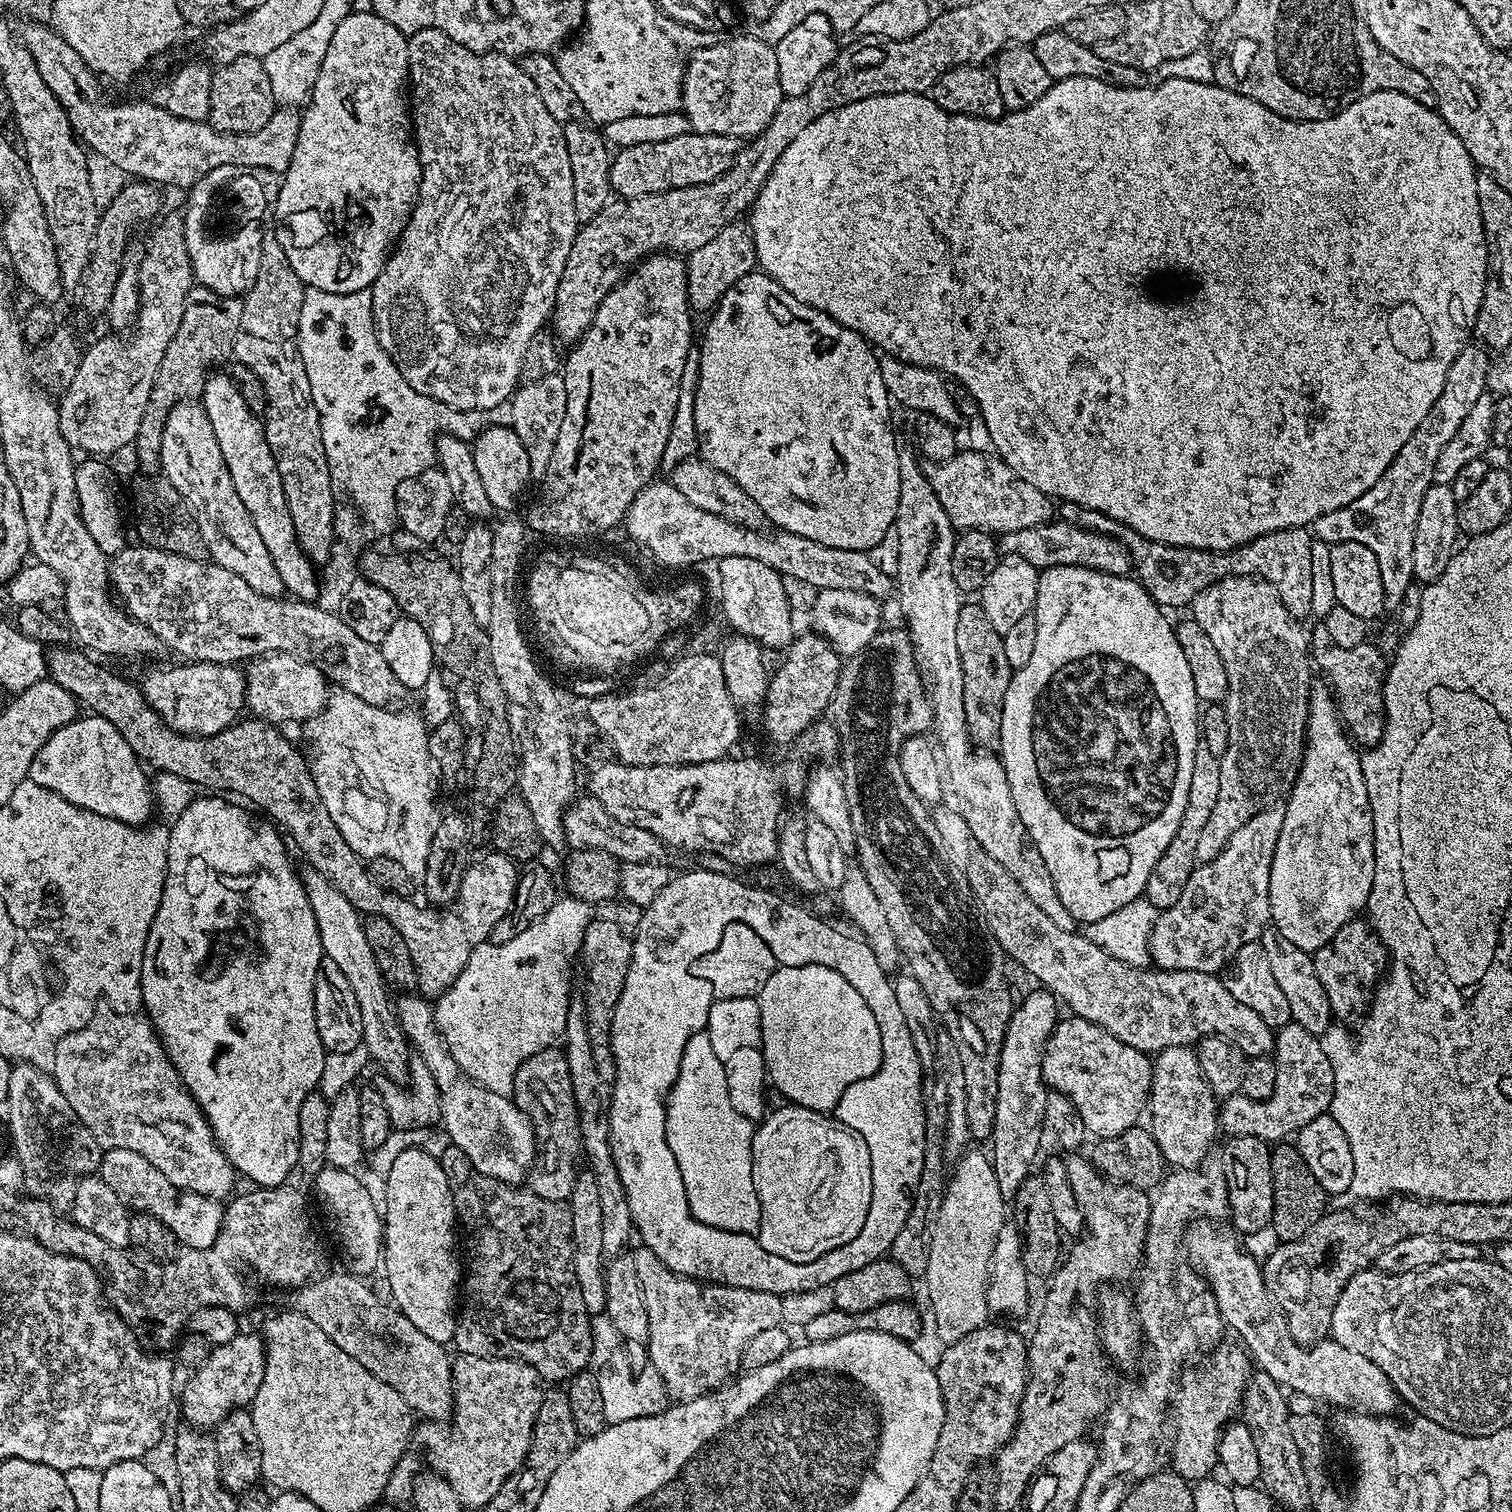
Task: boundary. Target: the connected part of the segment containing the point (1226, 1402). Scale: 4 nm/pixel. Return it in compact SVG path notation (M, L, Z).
M1221 1343L1207 1360L1204 1376L1200 1372L1185 1374L1184 1381L1180 1384L1180 1393L1176 1396L1176 1404L1174 1400L1175 1436L1170 1468L1189 1482L1213 1475L1212 1467L1216 1468L1218 1464L1217 1452L1219 1442L1225 1435L1224 1427L1235 1416L1237 1419L1244 1403L1244 1388L1250 1375L1250 1357L1239 1343Z

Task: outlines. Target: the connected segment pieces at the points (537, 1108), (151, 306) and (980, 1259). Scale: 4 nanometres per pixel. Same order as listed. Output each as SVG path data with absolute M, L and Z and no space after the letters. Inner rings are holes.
M553 1046L538 1050L538 1054L530 1054L530 1058L518 1066L518 1074L514 1074L511 1099L516 1101L518 1110L524 1112L529 1120L540 1120L540 1124L548 1120L548 1124L556 1124L556 1128L552 1128L552 1140L542 1140L542 1147L528 1172L527 1191L533 1192L538 1198L567 1201L578 1171L576 1156L578 1160L582 1152L580 1132L572 1132L572 1124L568 1124L568 1120L560 1124L560 1116L556 1116L560 1108L548 1108L552 1100L556 1100L556 1104L560 1104L560 1100L564 1100L564 1104L576 1104L574 1090L570 1086L570 1066L563 1051Z
M176 211L166 216L155 225L157 228L144 248L144 257L138 260L140 309L130 332L132 337L119 340L116 336L104 336L89 348L87 345L76 367L74 382L59 397L62 438L77 453L108 458L111 452L127 444L129 447L135 441L162 354L166 354L166 346L170 346L170 338L174 338L182 320L186 294L194 287L192 267L190 254L186 254L183 215Z
M965 1151L955 1161L956 1169L951 1169L947 1177L940 1209L932 1221L930 1262L922 1277L923 1283L928 1283L936 1332L945 1345L966 1338L966 1334L989 1323L988 1272L999 1230L1006 1221L1006 1201L995 1177L995 1166L987 1155L972 1151Z

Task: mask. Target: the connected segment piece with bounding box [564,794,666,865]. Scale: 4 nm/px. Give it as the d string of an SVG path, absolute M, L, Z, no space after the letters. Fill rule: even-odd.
M591 794L581 795L572 801L569 808L564 811L564 833L568 839L567 847L575 850L578 848L589 848L590 850L602 850L610 854L621 865L641 864L642 862L656 862L665 855L664 844L650 830L642 830L642 826L623 824L618 822L598 802L598 798Z

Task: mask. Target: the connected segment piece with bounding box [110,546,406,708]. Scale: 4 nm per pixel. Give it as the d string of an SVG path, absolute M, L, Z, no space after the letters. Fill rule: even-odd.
M125 546L117 556L111 557L111 587L118 600L120 595L119 603L124 611L152 631L165 649L184 656L180 658L185 661L239 665L269 652L285 652L302 658L302 662L310 662L310 666L318 669L324 679L339 691L362 698L362 702L370 702L370 706L396 706L406 696L402 682L398 682L398 678L394 678L394 670L386 666L386 658L382 658L379 647L358 638L358 634L354 634L354 630L350 630L335 611L327 612L319 608L319 603L307 600L263 596L251 589L238 574L213 562L191 560L157 548L139 547Z

